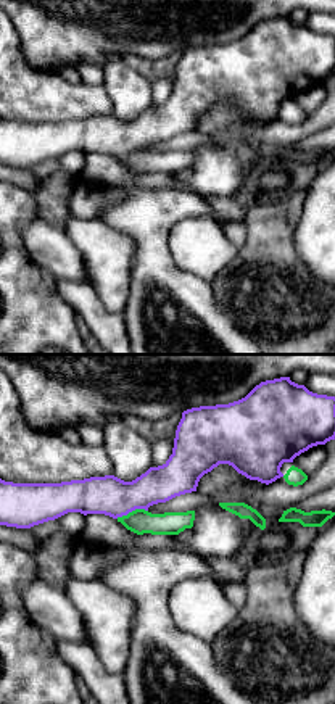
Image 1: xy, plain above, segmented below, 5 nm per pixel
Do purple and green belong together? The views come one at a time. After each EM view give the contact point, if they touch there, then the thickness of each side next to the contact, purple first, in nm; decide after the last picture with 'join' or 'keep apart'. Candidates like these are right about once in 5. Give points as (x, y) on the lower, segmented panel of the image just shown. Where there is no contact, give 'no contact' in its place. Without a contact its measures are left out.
(131, 511) | 200/120 nm

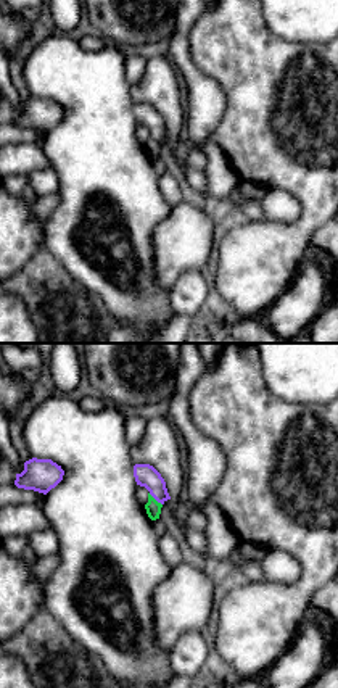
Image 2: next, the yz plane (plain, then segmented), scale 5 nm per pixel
(155, 498) | 110/80 nm

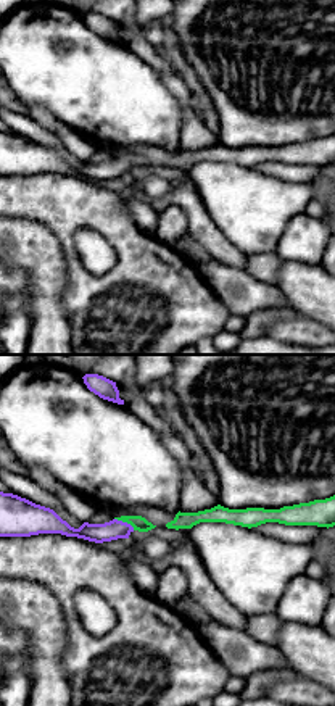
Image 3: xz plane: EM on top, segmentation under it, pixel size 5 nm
(124, 523) | 100/70 nm

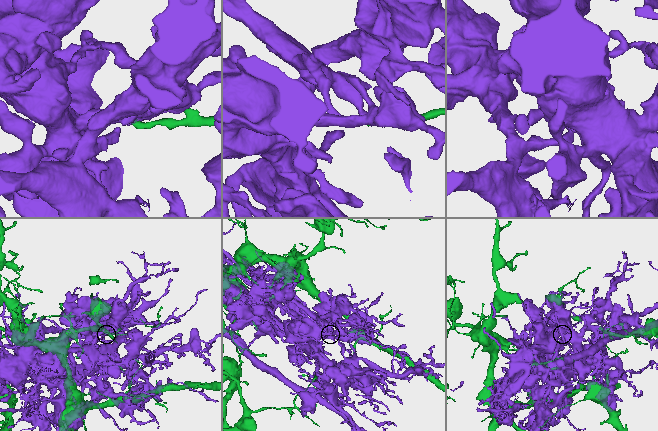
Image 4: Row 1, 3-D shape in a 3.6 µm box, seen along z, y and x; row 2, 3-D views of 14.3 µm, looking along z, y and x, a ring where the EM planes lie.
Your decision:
keep apart

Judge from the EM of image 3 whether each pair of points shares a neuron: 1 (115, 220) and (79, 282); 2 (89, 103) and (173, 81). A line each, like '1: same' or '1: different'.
1: same
2: different

